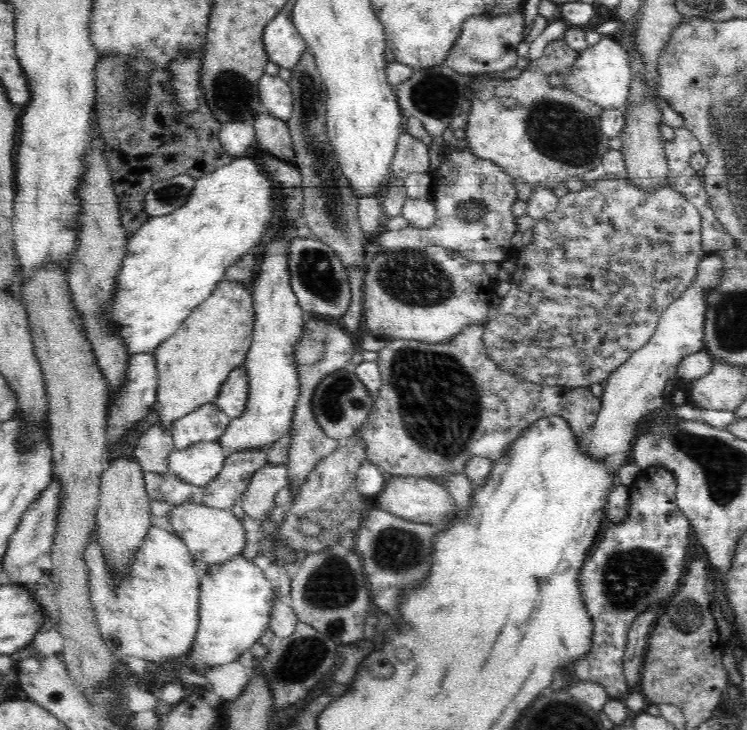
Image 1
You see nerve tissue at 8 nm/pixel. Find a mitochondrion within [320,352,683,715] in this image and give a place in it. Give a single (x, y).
(629, 576)

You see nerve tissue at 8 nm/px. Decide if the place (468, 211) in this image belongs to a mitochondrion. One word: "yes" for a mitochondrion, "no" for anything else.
yes

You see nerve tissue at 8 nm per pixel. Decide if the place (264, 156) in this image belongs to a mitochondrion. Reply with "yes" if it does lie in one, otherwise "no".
no

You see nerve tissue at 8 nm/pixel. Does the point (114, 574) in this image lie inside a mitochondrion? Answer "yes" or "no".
no

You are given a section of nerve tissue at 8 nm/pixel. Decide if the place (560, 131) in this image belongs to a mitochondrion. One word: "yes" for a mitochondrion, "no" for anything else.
yes

